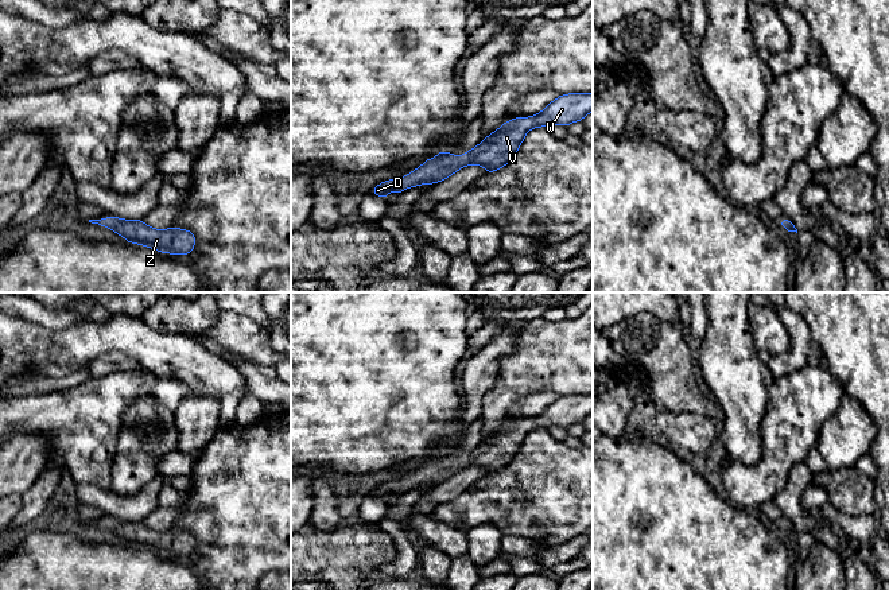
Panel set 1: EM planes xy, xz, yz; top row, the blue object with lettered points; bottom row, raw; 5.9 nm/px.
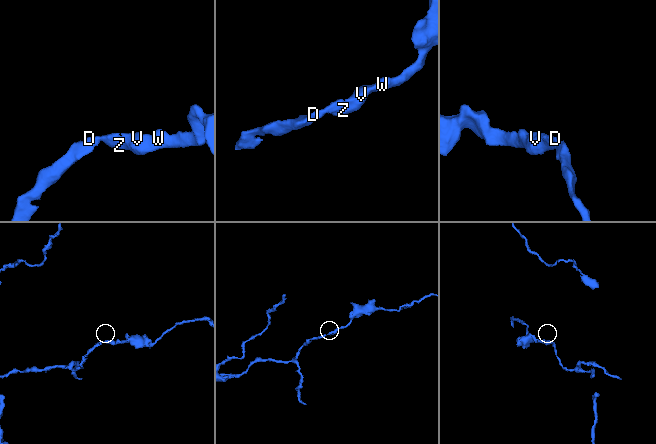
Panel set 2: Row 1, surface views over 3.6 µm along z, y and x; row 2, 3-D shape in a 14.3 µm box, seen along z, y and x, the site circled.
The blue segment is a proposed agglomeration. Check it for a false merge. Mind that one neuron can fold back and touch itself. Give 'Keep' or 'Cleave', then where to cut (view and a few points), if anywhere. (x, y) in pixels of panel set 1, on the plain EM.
Keep. No split

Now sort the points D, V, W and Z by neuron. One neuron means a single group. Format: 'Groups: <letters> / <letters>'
Groups: D V W Z

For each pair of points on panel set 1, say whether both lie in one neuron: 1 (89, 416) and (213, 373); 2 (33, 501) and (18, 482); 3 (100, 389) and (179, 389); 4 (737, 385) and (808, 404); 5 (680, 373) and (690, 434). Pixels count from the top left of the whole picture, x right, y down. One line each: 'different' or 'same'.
1: different
2: different
3: different
4: different
5: different

